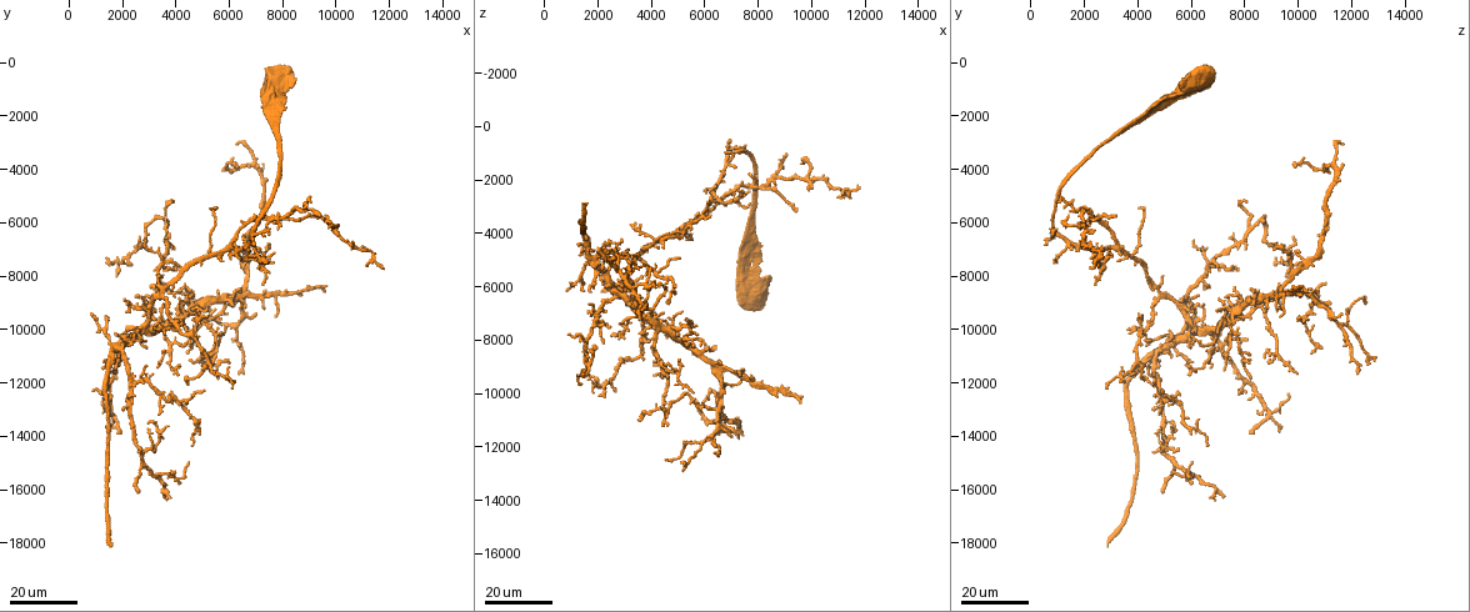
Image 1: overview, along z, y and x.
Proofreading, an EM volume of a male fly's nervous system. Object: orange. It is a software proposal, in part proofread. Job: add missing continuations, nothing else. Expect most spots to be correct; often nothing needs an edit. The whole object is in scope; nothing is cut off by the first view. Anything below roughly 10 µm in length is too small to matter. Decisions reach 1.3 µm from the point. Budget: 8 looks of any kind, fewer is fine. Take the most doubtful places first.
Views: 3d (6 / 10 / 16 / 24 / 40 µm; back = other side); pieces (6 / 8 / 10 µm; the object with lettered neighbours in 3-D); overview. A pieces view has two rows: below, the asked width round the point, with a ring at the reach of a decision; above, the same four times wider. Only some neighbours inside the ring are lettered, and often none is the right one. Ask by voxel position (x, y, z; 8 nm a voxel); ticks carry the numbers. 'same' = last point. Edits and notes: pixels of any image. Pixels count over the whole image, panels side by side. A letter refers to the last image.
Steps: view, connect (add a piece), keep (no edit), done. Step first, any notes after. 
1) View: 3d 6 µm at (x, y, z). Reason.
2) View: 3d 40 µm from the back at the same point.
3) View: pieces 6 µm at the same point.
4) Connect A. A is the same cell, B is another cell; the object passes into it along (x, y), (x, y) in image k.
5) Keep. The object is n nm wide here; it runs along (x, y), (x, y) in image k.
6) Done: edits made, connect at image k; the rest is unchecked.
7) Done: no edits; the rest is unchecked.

View: 3d 16 µm at (5600, 5400, 4100). Long arm stops here.

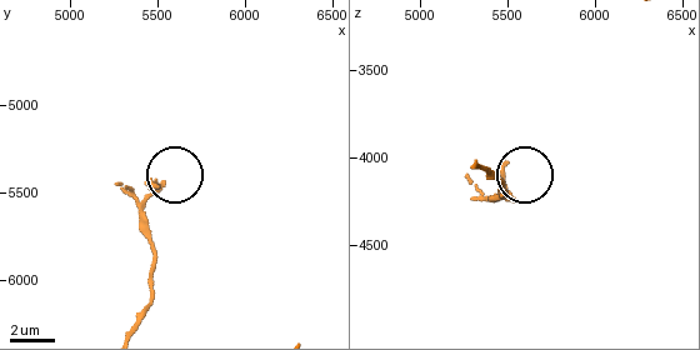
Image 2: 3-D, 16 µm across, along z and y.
View: pieces 6 µm at (5500, 5460, 4020).

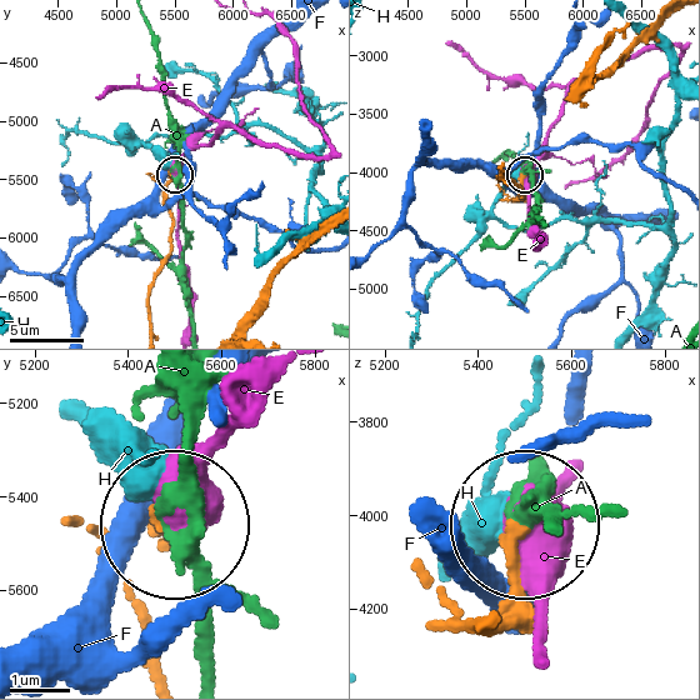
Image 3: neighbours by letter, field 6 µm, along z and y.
Keep. A, E, F and H are other cells; it runs along (150, 328), (146, 290), (169, 249), (165, 189), (173, 175) in image 3; none of them fits.

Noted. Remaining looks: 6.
View: 3d 24 µm at (6900, 9400, 11600). Branch stops here.

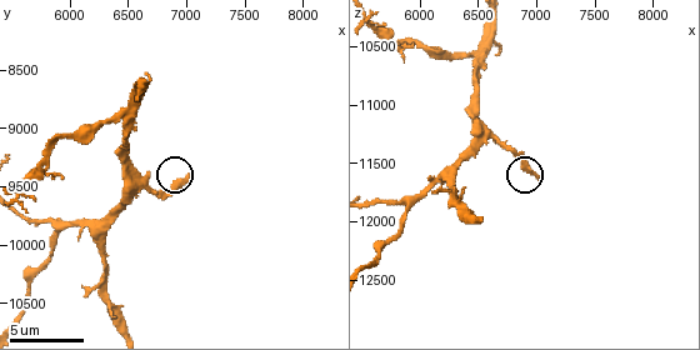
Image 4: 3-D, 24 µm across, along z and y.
View: pieces 10 µm at (7020, 9420, 11620).

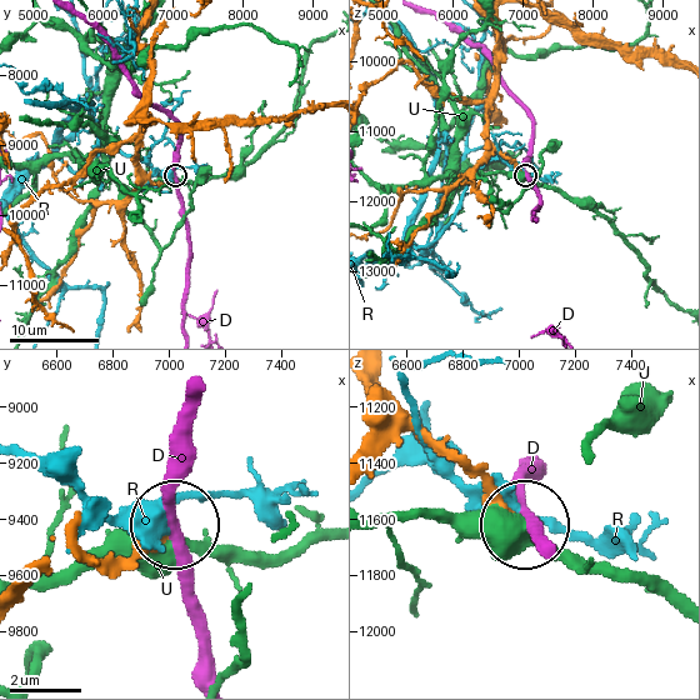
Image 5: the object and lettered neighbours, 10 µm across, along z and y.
Keep. D, R and U are other cells; it runs along (78, 545), (140, 554), (173, 530) in image 5; no lettered piece goes on from it.

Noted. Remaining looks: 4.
View: 3d 24 µm at (2000, 8900, 5600). Thin end.

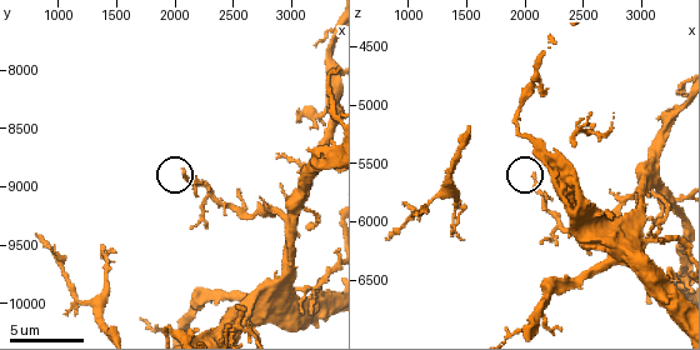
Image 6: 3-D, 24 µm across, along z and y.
View: pieces 6 µm at (2100, 8880, 5580).

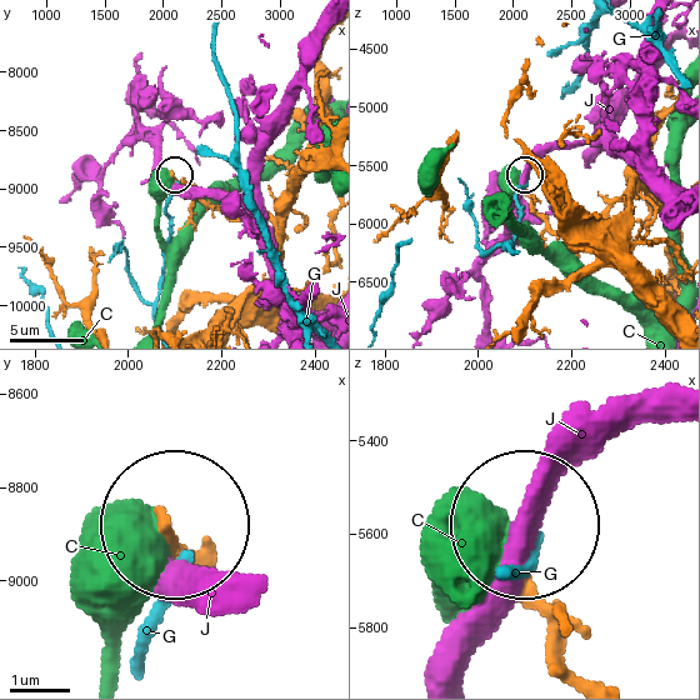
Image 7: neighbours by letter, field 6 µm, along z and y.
Keep. The object is 180 nm wide here; C, G and J are other cells; none of them fits.

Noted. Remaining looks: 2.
View: pieces 8 µm at (3060, 8440, 6660). Free end.

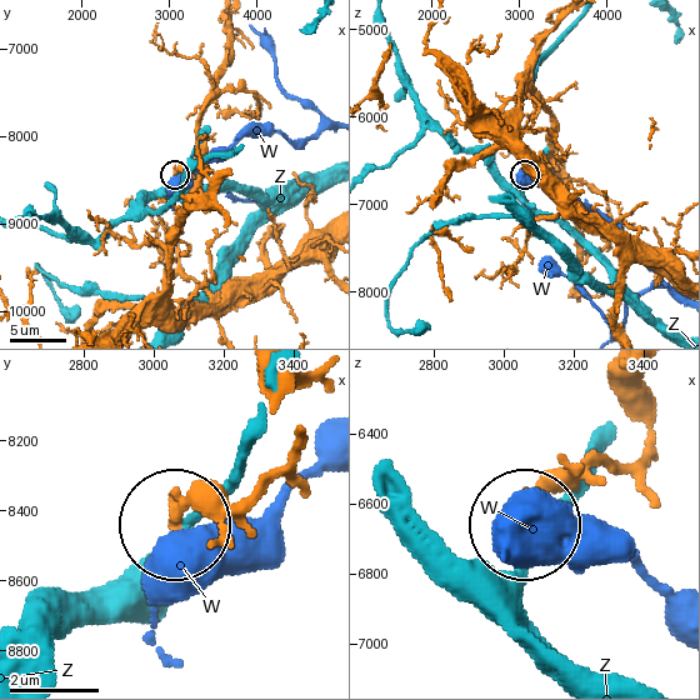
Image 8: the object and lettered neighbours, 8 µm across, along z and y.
Keep. The object is 240 nm wide here; W and Z are other cells; it runs along (296, 438), (251, 490), (173, 523) in image 8; no lettered piece goes on from it.

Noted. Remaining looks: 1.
Done: no edits; the rest is unchecked.

